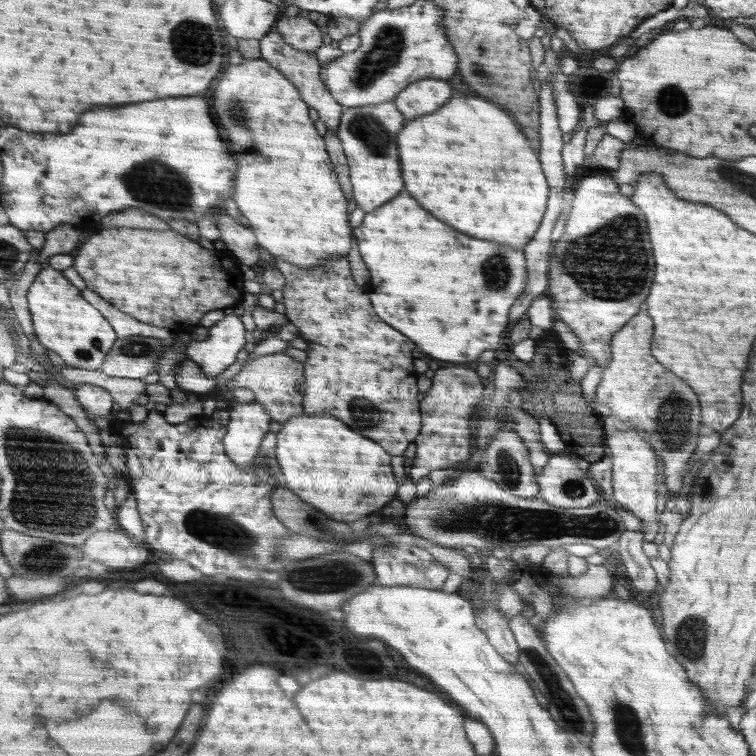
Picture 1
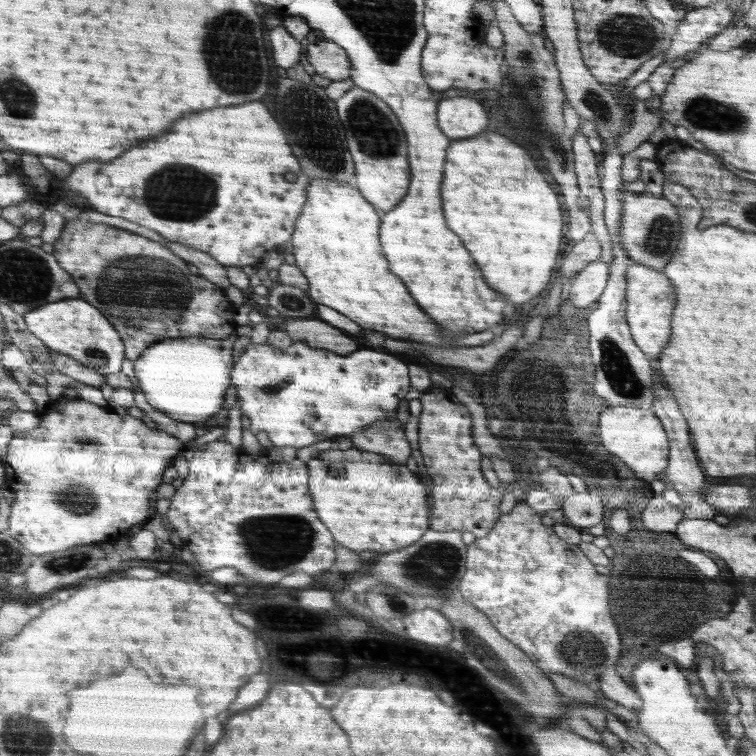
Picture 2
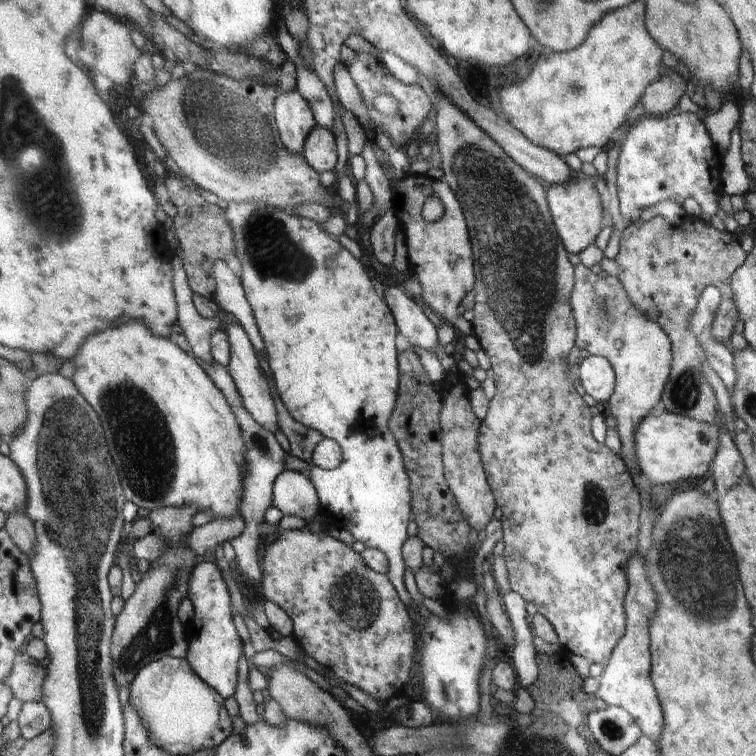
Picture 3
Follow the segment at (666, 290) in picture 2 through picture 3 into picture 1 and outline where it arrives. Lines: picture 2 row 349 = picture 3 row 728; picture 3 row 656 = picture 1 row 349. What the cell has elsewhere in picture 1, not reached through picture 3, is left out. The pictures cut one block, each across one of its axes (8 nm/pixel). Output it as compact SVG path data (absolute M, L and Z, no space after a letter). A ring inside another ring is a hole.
M640 312L640 314L636 314L636 318L632 317L618 332L612 335L611 359L604 366L603 375L595 394L595 397L605 404L604 406L610 408L610 415L597 419L600 424L604 424L606 435L613 435L620 431L636 431L645 441L649 442L650 446L655 448L656 454L662 456L662 464L664 464L666 476L664 493L666 498L671 501L682 488L682 474L686 473L684 466L696 450L698 430L700 430L700 406L698 406L698 398L690 390L690 386L652 358L652 354L650 354L652 330L654 330L652 318L646 316L646 312Z

